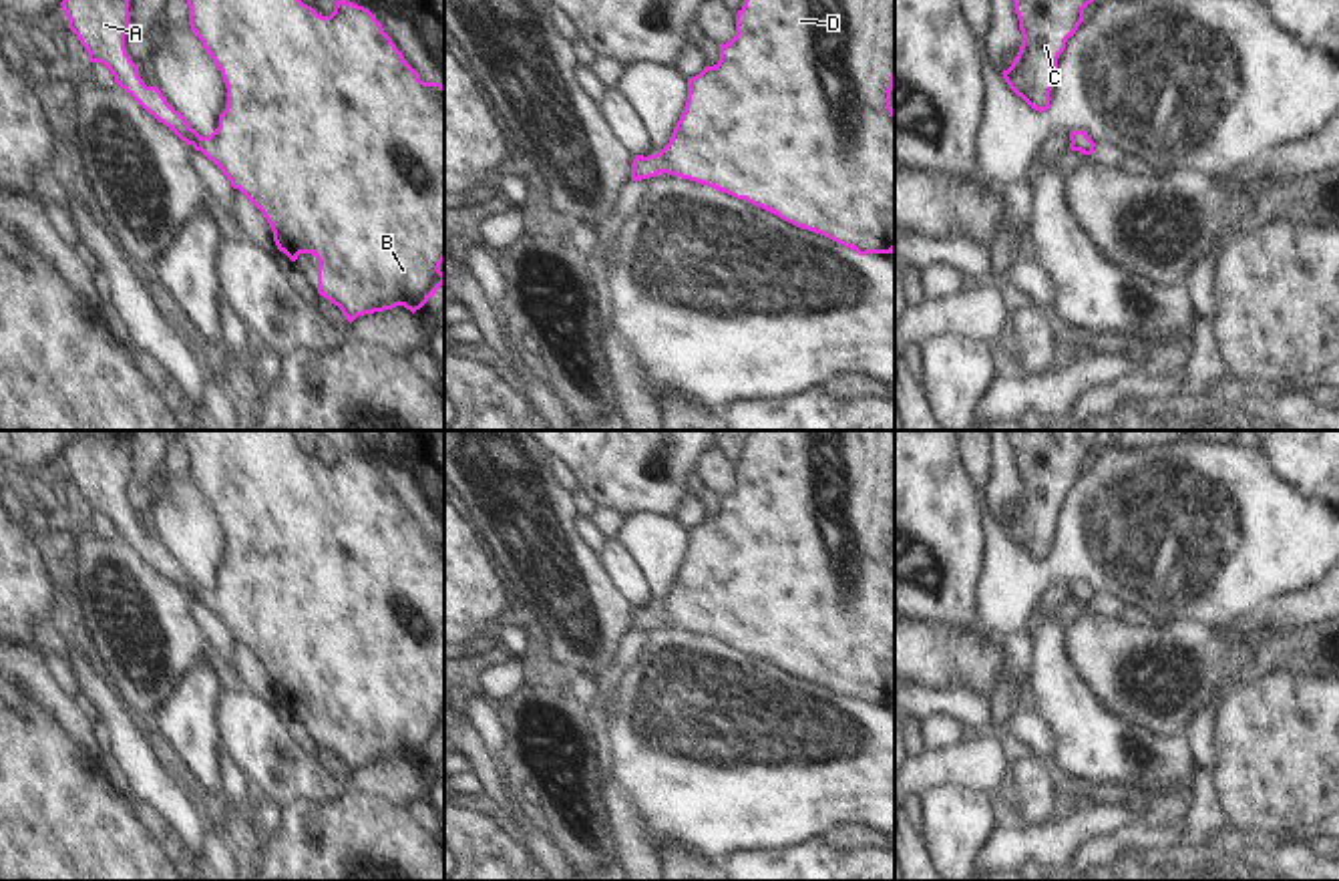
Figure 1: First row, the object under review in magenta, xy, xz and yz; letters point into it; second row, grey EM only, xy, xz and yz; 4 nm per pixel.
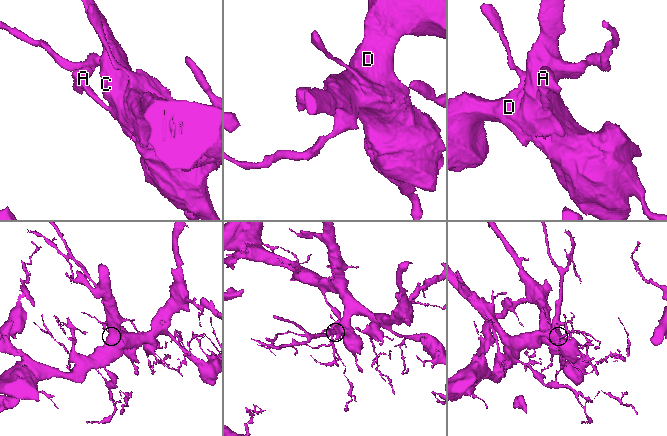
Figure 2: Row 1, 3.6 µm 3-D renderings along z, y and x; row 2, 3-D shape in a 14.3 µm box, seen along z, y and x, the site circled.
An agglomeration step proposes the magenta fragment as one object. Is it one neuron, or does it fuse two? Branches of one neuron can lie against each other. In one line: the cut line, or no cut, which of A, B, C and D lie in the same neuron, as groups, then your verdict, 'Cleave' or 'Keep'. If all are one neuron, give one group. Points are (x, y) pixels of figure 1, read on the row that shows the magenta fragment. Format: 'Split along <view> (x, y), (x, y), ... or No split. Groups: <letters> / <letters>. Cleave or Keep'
No split. Groups: A B C D. Keep.

